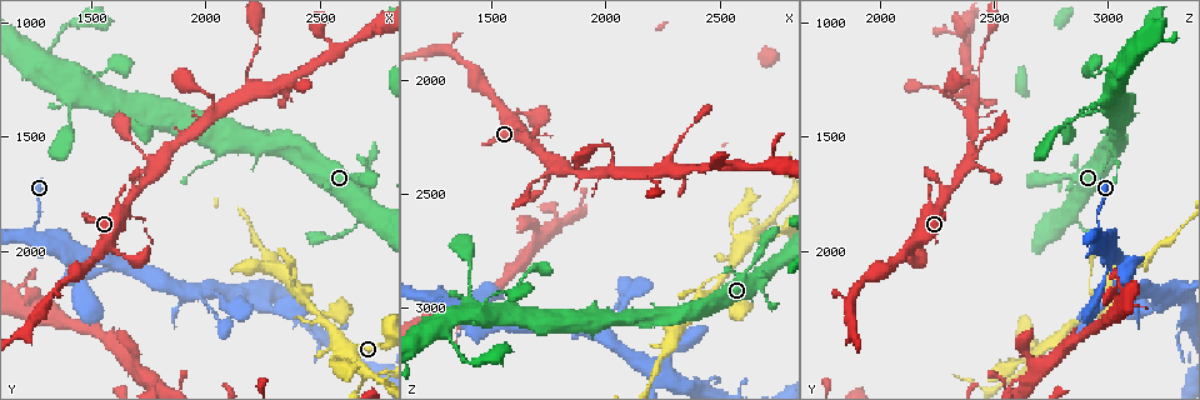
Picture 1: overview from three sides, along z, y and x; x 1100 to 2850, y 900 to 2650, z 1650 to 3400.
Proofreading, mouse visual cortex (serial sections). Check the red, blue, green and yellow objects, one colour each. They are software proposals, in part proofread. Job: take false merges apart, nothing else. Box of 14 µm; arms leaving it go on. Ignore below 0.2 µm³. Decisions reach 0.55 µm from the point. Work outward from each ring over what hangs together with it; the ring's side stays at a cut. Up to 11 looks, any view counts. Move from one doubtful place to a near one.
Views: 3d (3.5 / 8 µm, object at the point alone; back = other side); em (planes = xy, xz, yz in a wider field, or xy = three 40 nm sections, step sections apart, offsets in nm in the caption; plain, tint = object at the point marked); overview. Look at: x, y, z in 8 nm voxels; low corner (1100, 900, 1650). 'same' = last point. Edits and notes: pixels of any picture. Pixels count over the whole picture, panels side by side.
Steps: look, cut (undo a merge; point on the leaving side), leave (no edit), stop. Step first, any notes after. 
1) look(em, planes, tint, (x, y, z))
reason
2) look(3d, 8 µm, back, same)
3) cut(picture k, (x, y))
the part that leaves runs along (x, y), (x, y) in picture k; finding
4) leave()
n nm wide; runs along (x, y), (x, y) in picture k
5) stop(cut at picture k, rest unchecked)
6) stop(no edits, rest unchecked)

look(3d, 3.5 µm, (2190, 1300, 2410))
thin neck

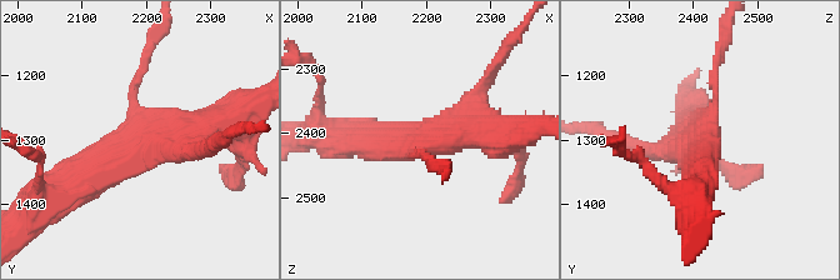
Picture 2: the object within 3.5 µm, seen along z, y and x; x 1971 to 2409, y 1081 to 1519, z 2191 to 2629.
look(em, xy, step 5, tint, (2200, 1295, 2410))
now the EM

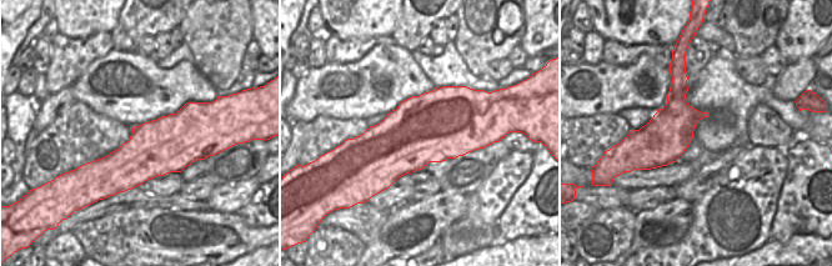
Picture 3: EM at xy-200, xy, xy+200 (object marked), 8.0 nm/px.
leave()
runs along (70, 178), (131, 143), (224, 124) in picture 2; continuous, no second cell

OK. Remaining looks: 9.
look(3d, 3.5 µm, (1500, 2090, 3090))
calibre changes

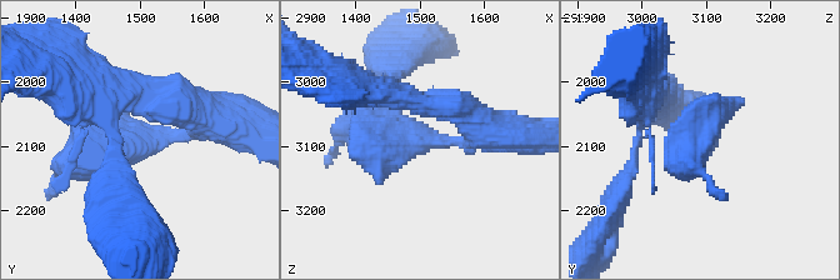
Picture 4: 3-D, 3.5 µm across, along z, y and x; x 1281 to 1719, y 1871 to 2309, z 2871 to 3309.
look(em, xy, step 1, tint, (1500, 2080, 3090))

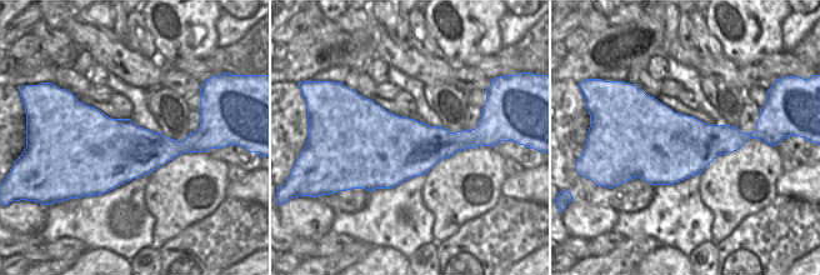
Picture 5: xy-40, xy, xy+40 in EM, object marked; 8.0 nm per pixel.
leave()
600 nm wide; runs along (196, 105), (174, 136), (66, 163) in picture 4; one cell here

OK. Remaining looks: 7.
look(em, planes, tint, (2440, 2220, 2940))
sudden change in width

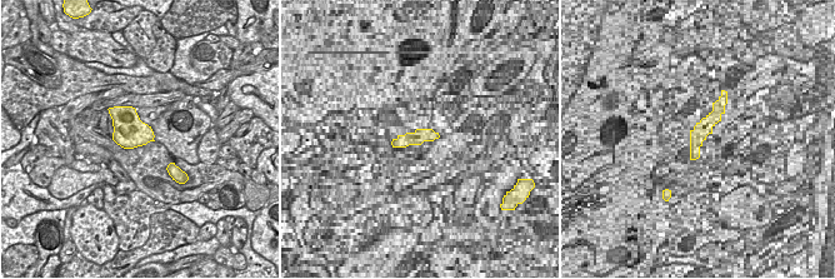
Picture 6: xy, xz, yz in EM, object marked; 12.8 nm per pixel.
look(3d, 3.5 µm, same)

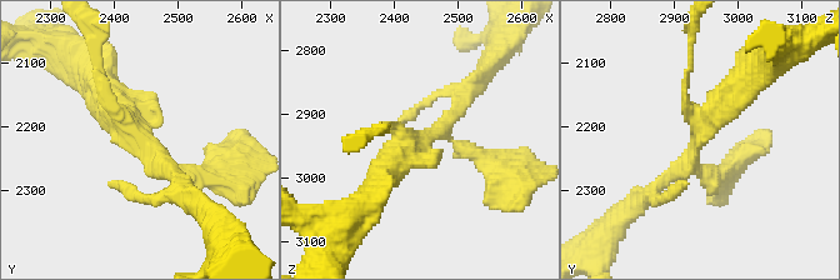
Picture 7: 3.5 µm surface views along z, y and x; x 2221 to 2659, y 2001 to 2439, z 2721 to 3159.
leave()
runs along (653, 191), (743, 80) in picture 7; continuous, no second cell

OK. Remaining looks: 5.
look(3d, 3.5 µm, back, (2210, 1900, 3300))

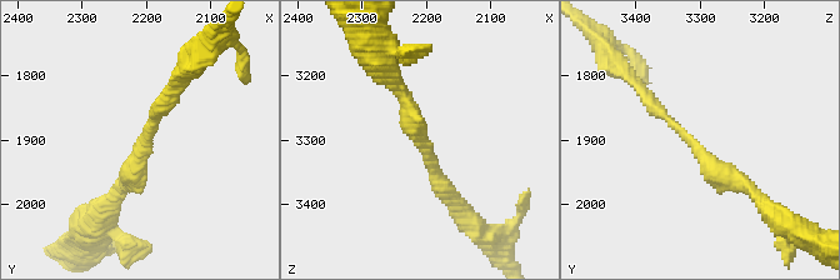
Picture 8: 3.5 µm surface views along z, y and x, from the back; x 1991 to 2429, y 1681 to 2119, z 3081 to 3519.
look(em, xy, step 1, tint, (2210, 1910, 3315))
arms of 200, 200 nm

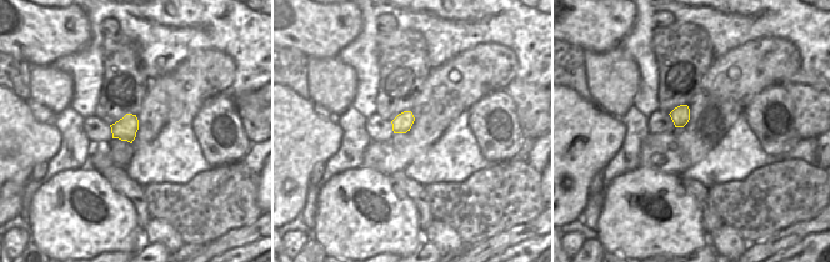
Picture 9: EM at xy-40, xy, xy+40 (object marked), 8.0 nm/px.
leave()
one cell here

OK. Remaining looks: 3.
stop(no edits, rest unchecked)

